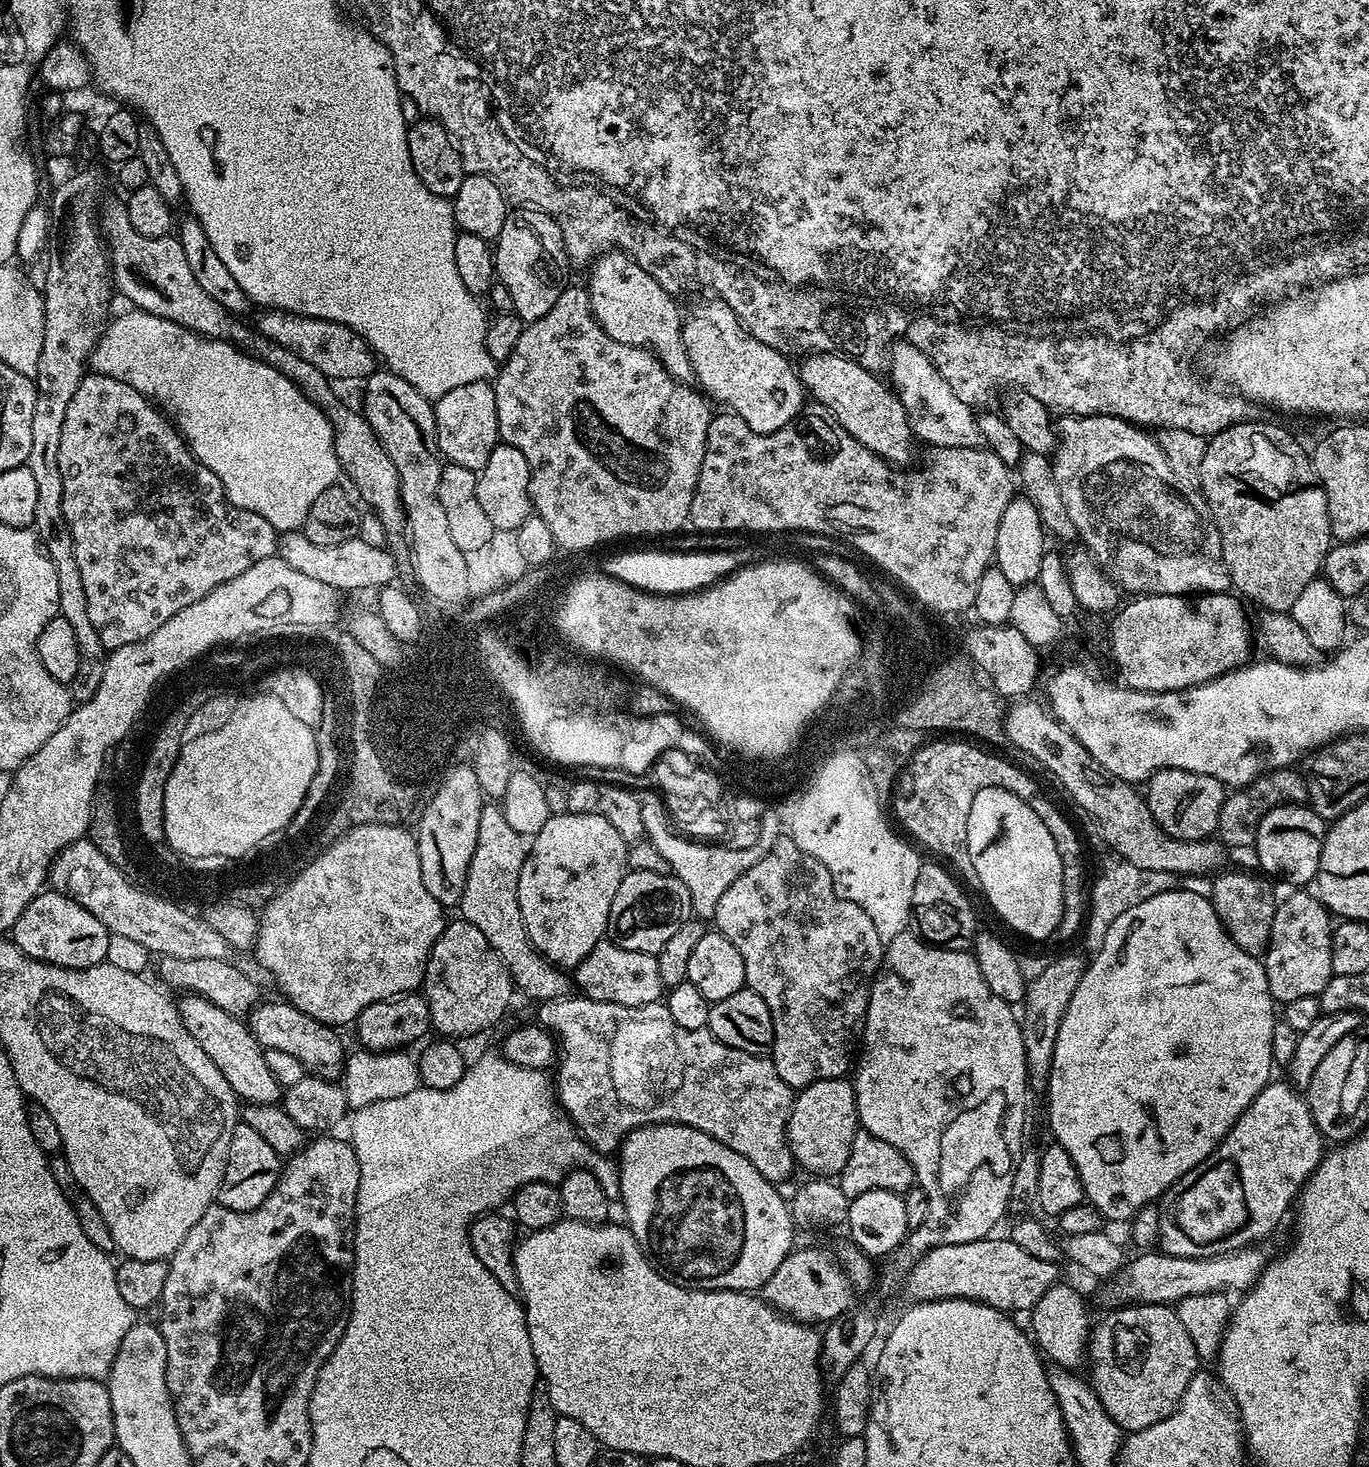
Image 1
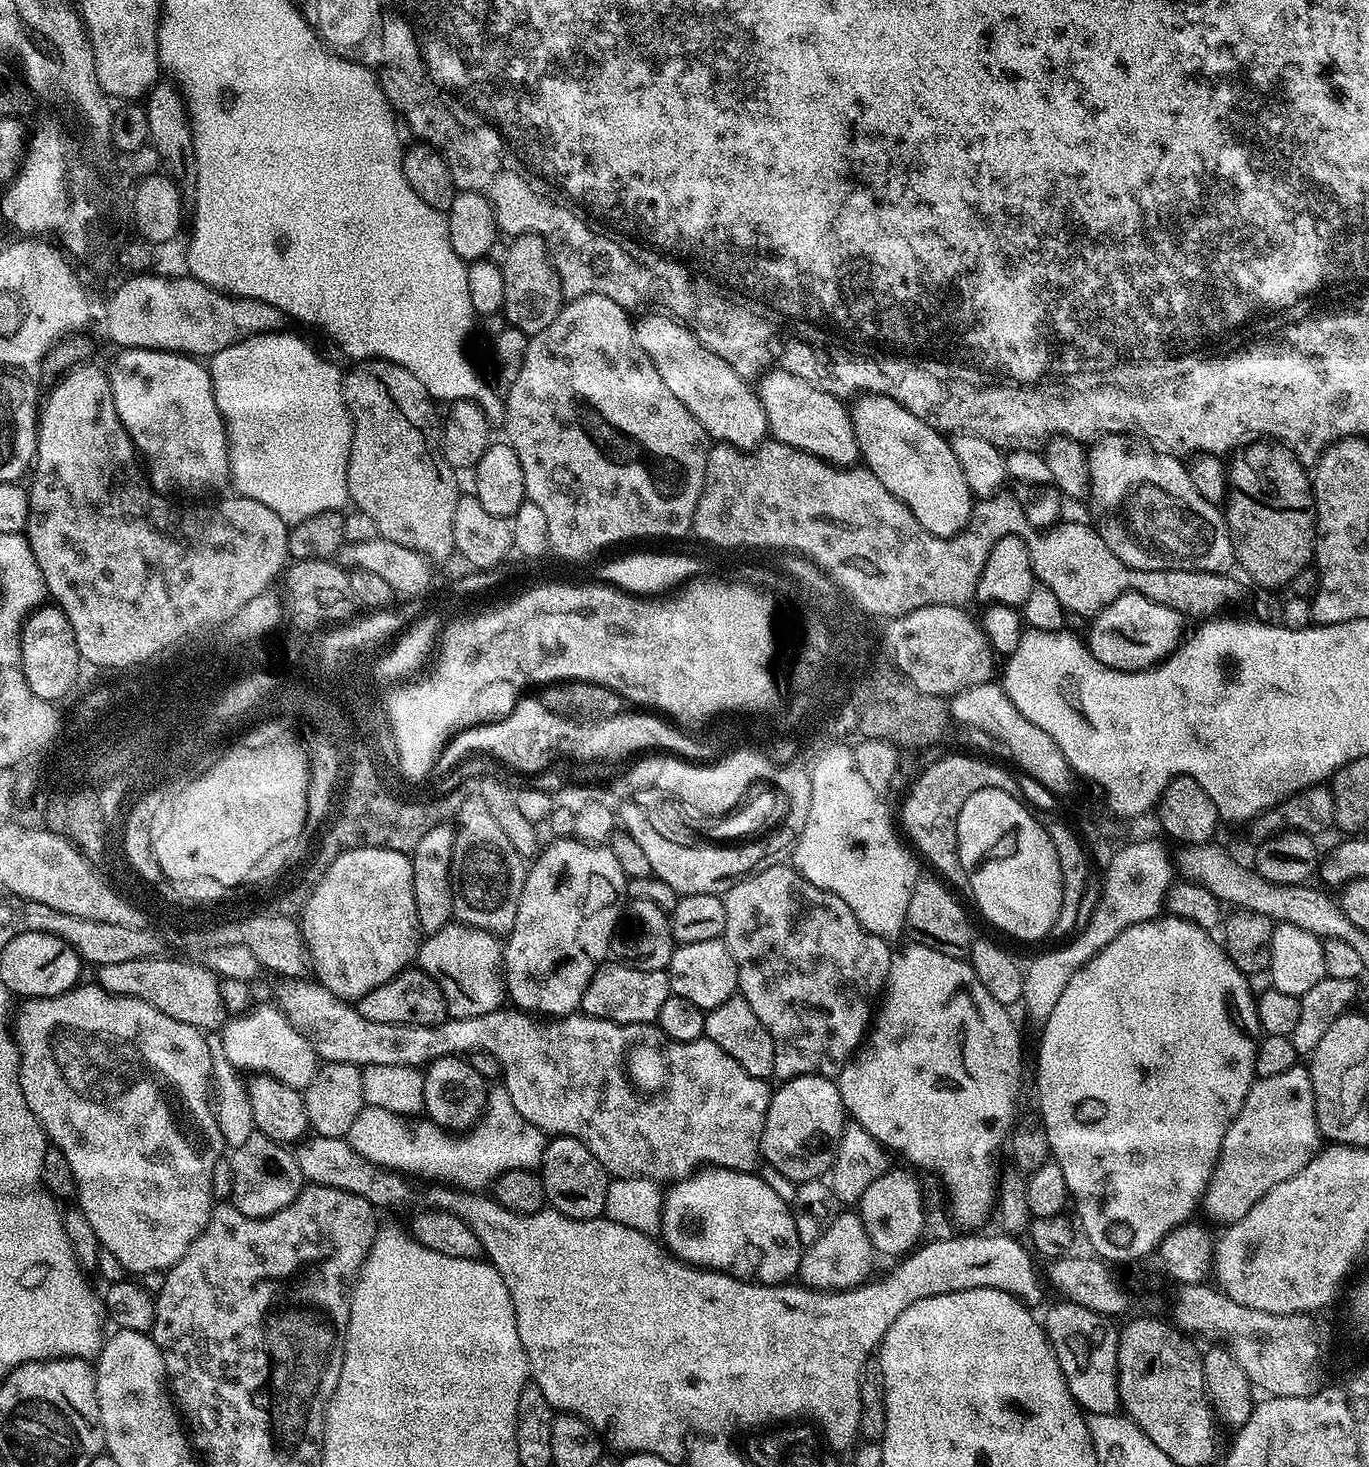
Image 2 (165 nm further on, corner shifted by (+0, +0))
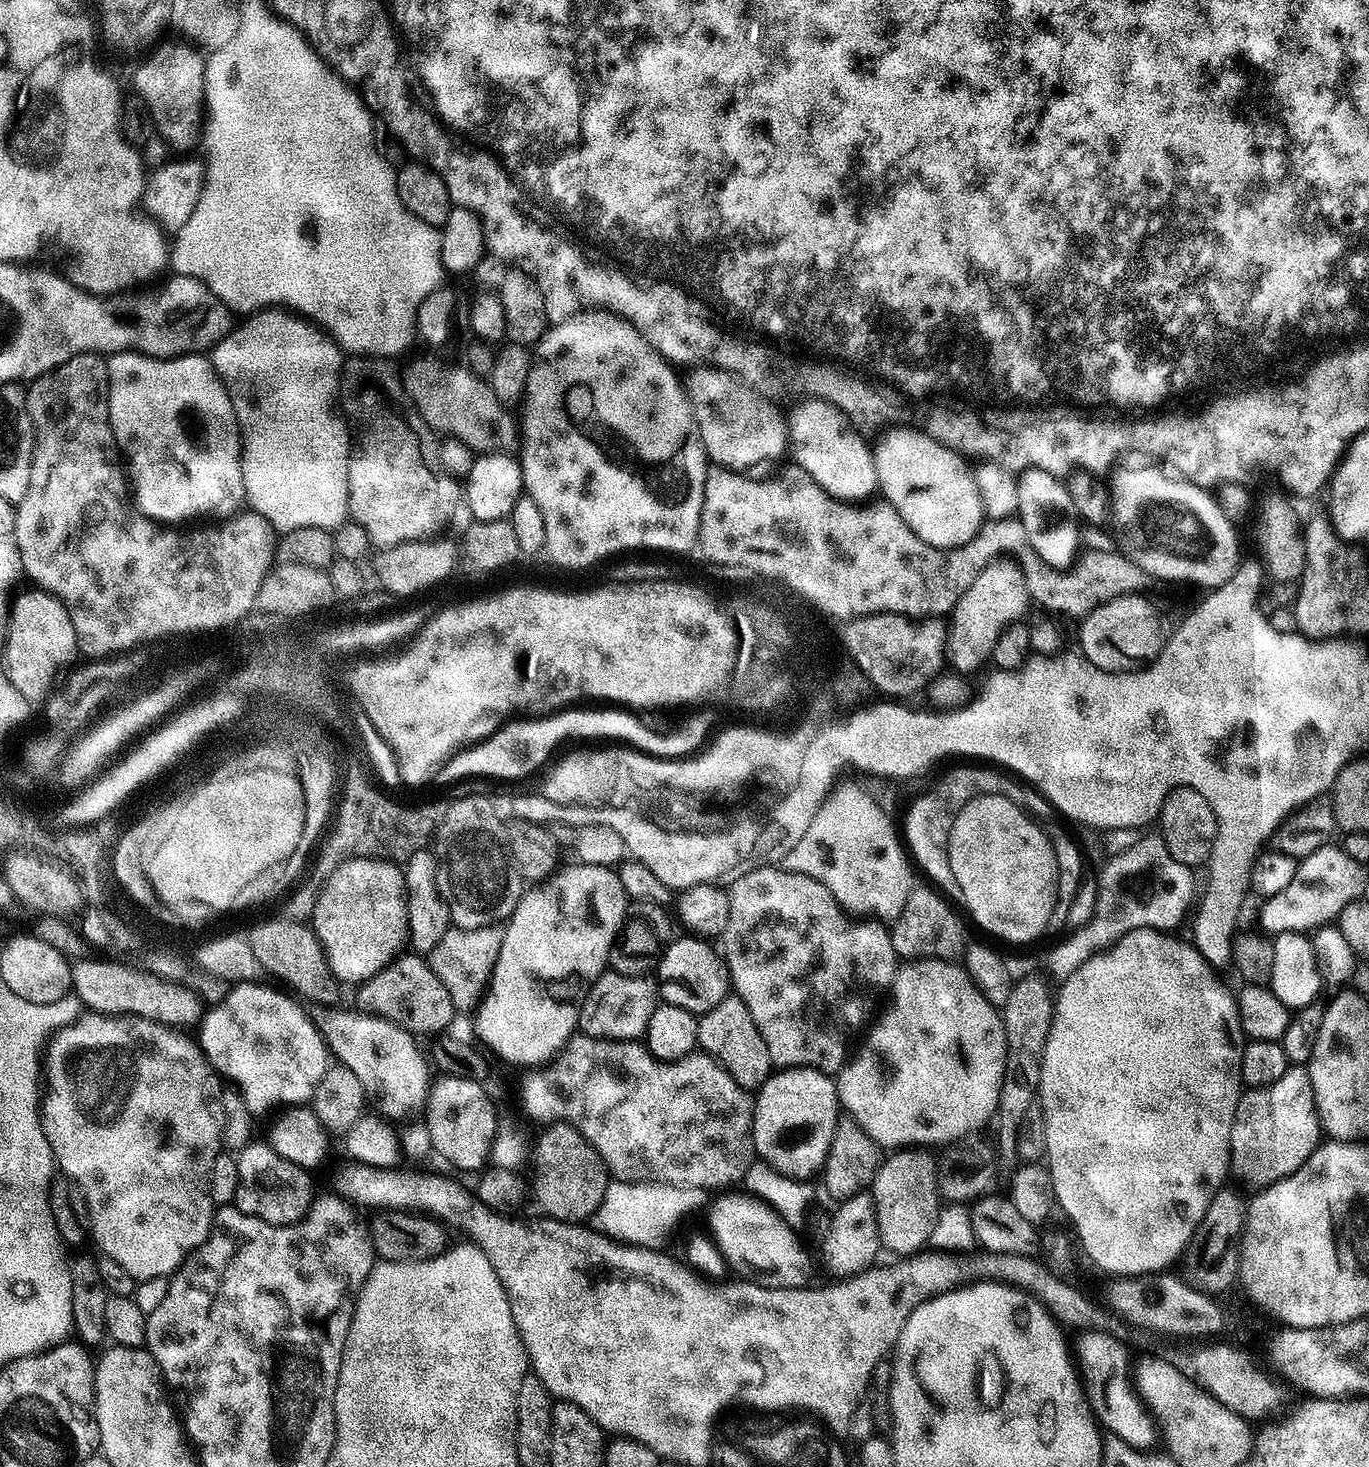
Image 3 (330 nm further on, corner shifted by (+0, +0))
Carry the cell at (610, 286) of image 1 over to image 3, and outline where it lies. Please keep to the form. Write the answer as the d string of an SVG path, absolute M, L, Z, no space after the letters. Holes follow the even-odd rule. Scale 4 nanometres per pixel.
M702 366L693 372L696 373L692 376L692 388L690 384L687 393L700 424L704 449L713 465L743 473L759 464L768 464L789 451L785 413L780 413L769 397L761 396L751 384L719 368Z

